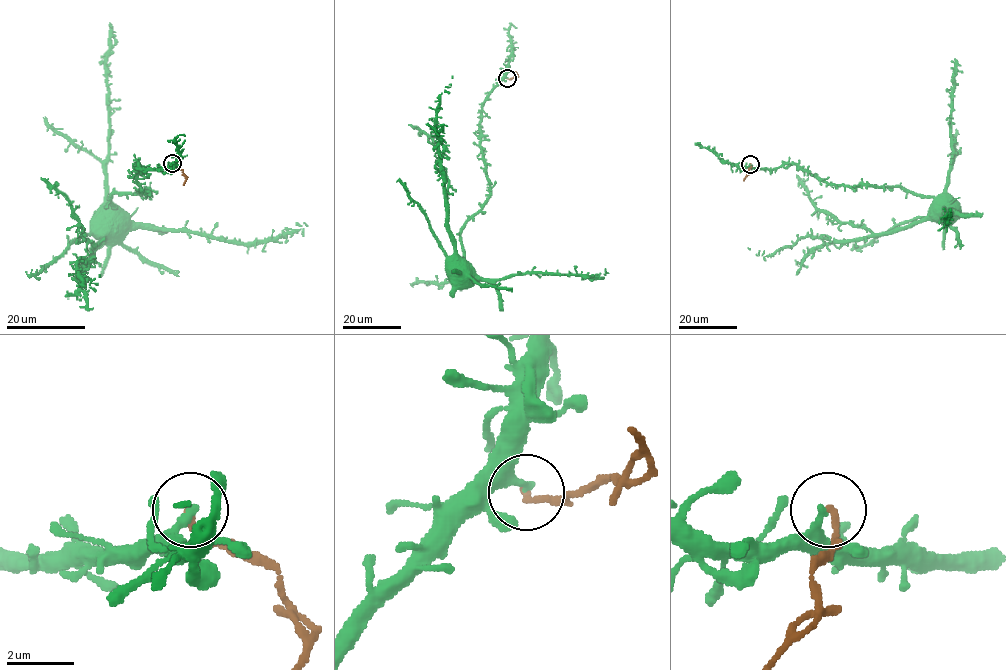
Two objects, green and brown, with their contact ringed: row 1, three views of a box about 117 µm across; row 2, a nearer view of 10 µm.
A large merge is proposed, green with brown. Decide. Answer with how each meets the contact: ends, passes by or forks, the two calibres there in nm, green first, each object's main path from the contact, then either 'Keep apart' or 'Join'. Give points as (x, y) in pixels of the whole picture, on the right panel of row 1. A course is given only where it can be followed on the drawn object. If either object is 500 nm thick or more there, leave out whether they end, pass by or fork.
At the ring green ends. At the ring brown ends. Thickness 240 nm (green) against 200 nm. Course of green: (750, 164), (751, 167), (768, 169), (798, 164), (829, 183), (900, 186), (931, 196), (935, 208). Course of brown: (750, 164), (743, 180). Keep apart

